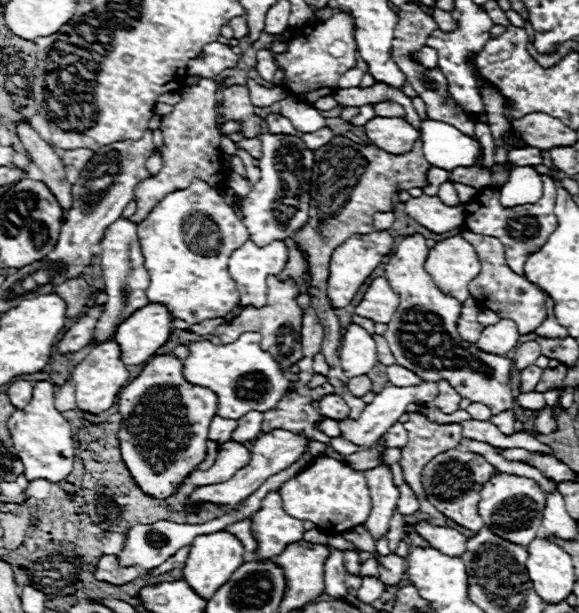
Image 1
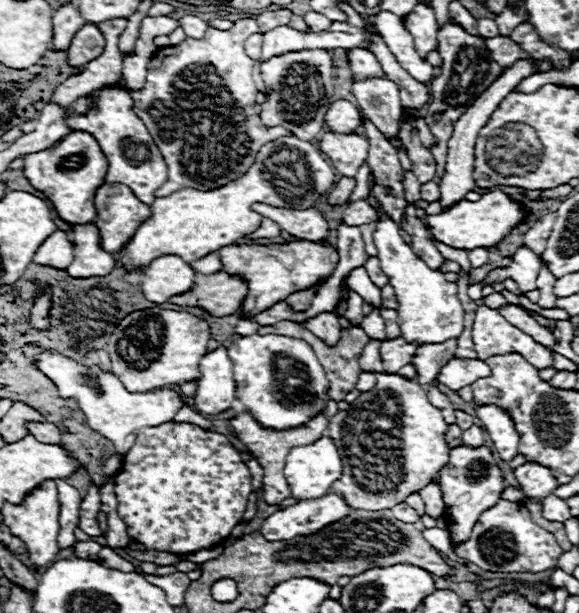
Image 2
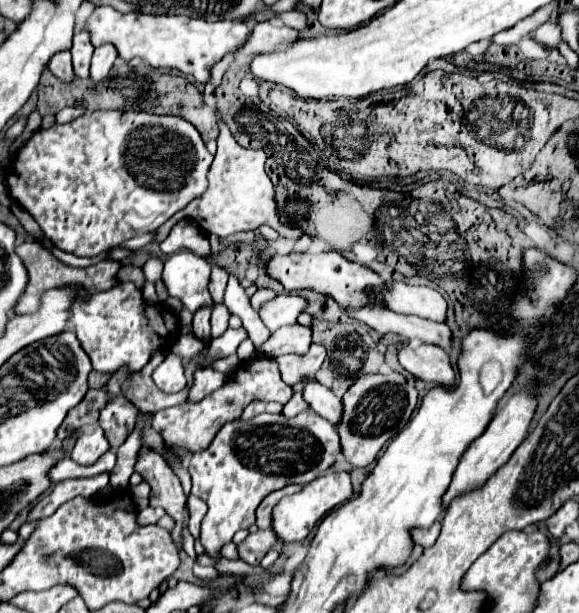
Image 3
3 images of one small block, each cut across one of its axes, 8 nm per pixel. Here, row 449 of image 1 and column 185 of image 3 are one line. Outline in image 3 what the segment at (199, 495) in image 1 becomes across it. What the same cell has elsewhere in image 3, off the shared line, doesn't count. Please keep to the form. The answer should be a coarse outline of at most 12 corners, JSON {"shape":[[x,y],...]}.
{"shape":[[190,252],[164,262],[170,296],[196,312],[214,302],[210,262]]}

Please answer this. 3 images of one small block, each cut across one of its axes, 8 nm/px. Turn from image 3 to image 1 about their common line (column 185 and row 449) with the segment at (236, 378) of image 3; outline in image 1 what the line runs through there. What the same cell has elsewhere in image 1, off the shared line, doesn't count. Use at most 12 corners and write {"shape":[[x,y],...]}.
{"shape":[[422,414],[404,424],[400,466],[420,500],[422,468],[462,440],[460,424],[434,424]]}

